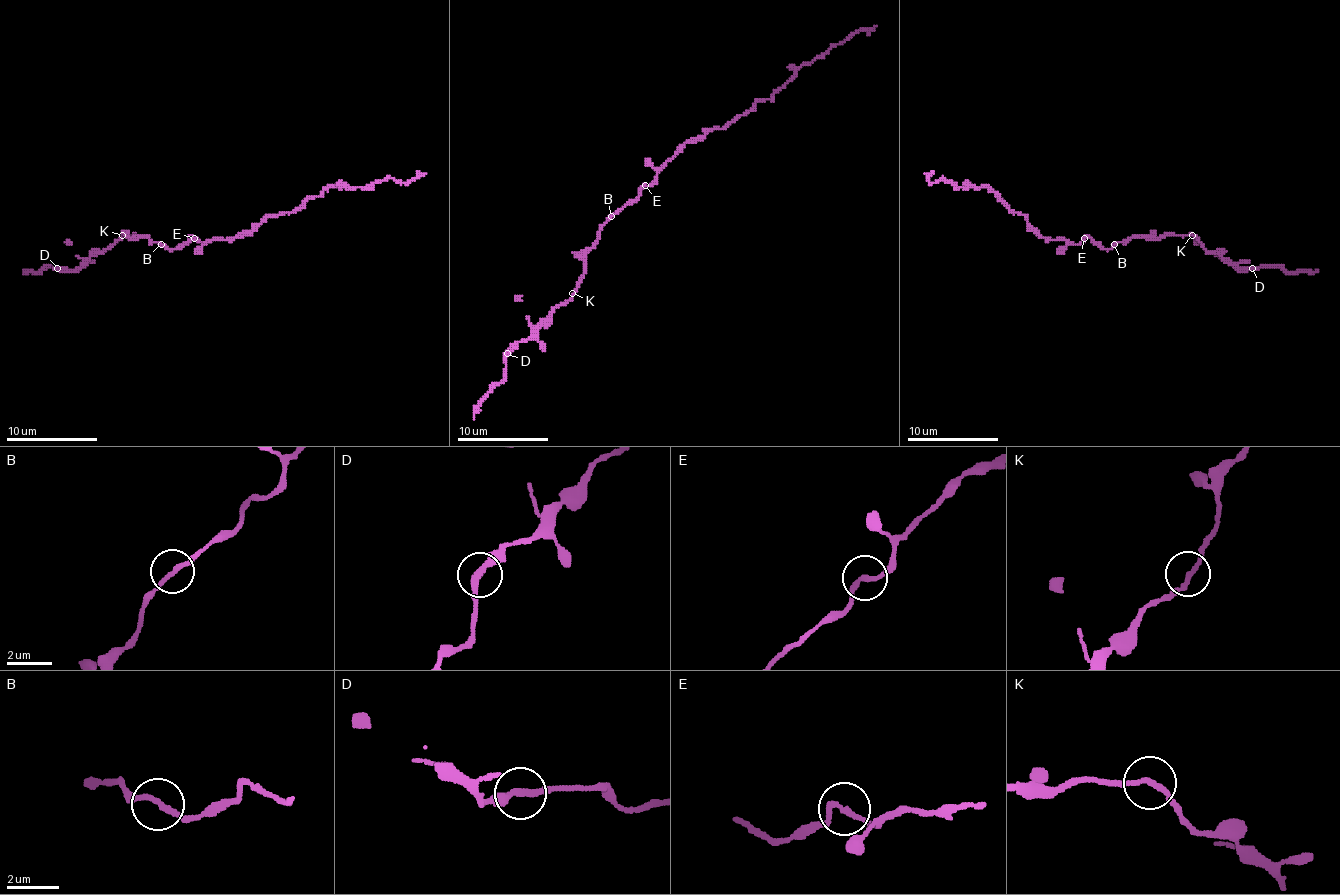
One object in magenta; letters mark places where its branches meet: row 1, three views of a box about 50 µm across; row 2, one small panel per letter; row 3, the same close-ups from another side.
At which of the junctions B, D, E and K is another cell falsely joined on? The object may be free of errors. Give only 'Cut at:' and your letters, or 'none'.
Cut at: none

